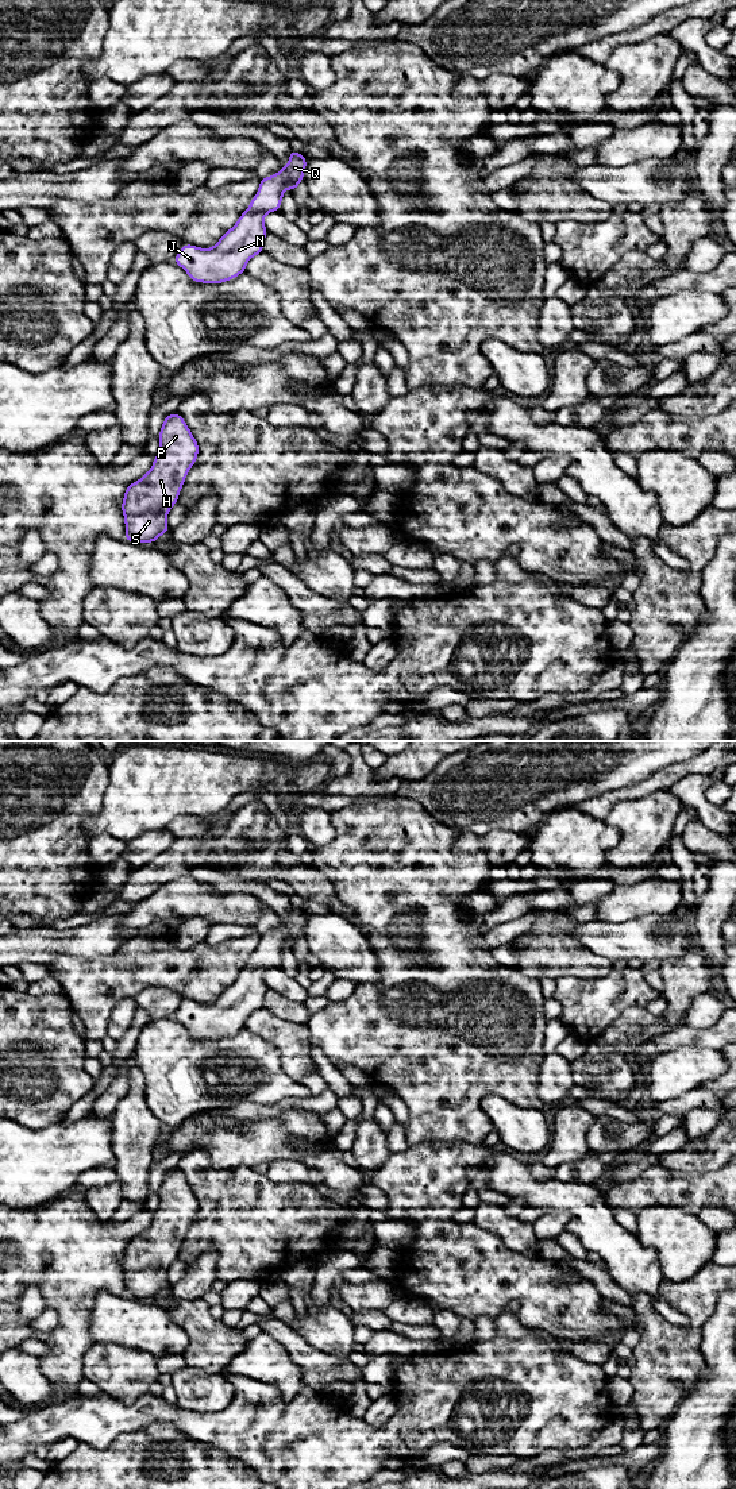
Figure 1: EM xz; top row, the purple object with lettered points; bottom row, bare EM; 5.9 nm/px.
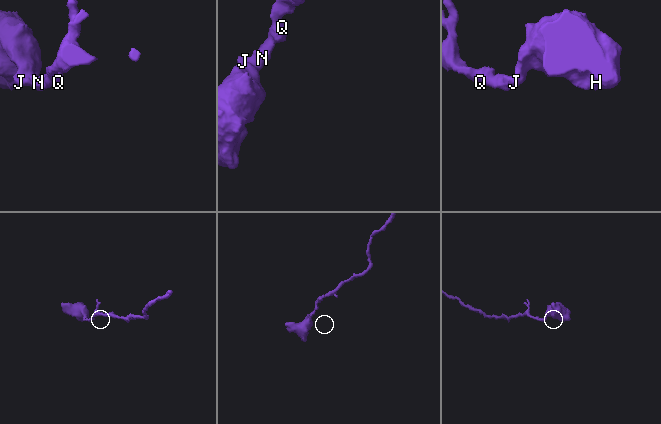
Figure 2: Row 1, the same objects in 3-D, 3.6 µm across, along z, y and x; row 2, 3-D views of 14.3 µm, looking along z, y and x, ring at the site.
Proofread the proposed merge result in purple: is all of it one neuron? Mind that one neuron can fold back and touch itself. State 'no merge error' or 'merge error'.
no merge error

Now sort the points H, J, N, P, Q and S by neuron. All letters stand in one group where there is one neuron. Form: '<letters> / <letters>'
H J N P Q S

